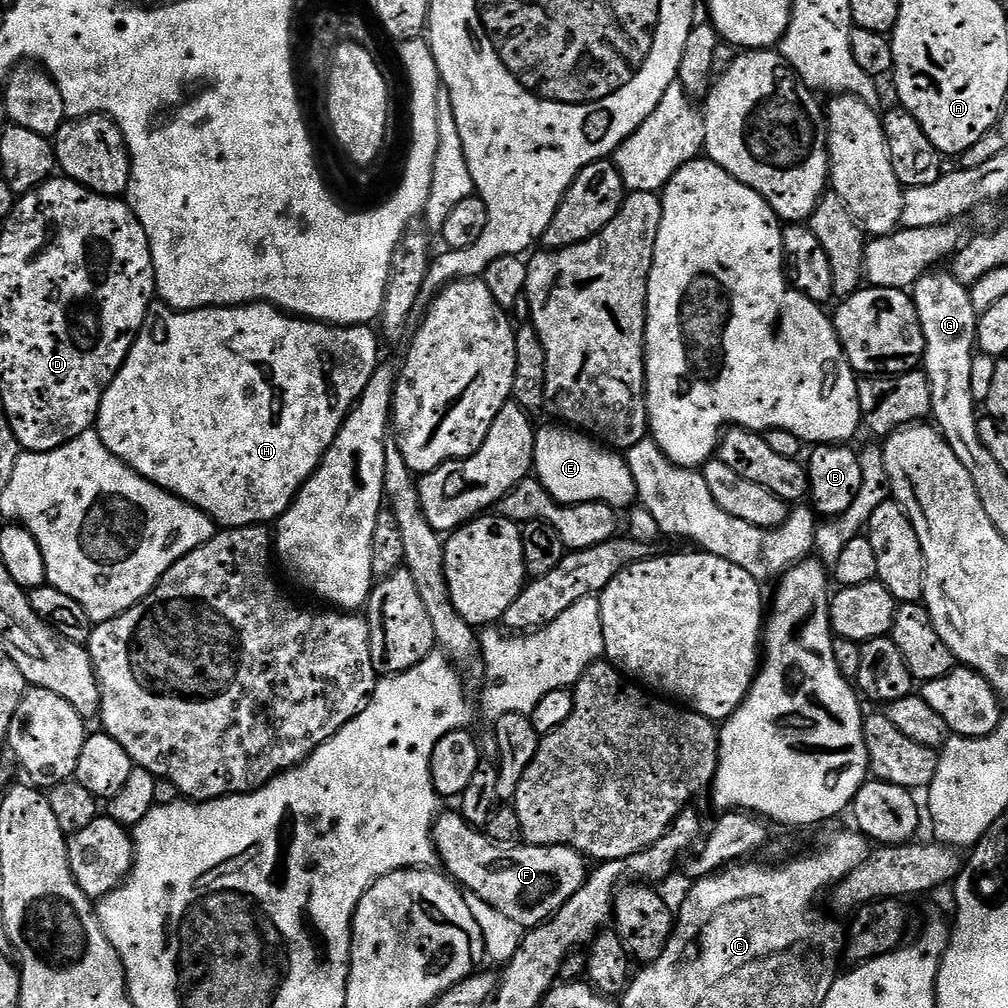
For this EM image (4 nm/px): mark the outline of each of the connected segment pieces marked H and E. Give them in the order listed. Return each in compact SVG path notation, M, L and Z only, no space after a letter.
M154 302L154 303L152 303L152 305L151 305L151 306L149 306L149 308L148 308L148 313L147 313L147 314L146 314L146 318L145 318L145 319L144 319L144 321L143 321L143 322L142 322L142 330L141 330L141 331L140 331L140 333L138 333L138 334L137 334L137 335L136 335L136 340L135 340L135 341L134 341L134 343L132 343L132 349L130 349L130 351L129 351L129 352L128 352L128 356L127 356L127 357L126 357L126 359L124 359L124 365L122 365L122 366L121 366L121 368L120 368L120 369L119 369L119 370L118 370L118 374L117 374L117 375L116 375L116 377L114 377L114 378L113 378L113 379L112 379L112 384L111 384L111 385L110 385L110 387L108 387L108 388L105 388L105 389L104 389L104 397L103 397L103 398L102 398L102 402L101 402L101 403L100 403L100 409L99 409L99 410L98 410L98 414L97 414L97 415L96 415L96 422L95 422L95 425L94 425L94 431L95 431L95 432L96 432L96 433L98 433L98 435L99 435L99 436L100 436L100 437L101 437L101 438L102 438L102 442L103 442L103 443L104 443L104 445L106 445L106 447L107 447L107 448L109 448L109 450L111 450L111 451L112 451L112 453L114 453L114 454L115 454L115 455L116 455L116 456L117 456L117 457L118 457L118 458L119 458L119 459L120 459L120 460L121 460L121 462L122 462L122 463L124 463L124 464L129 464L129 465L130 465L130 466L131 466L131 468L132 468L132 469L134 469L134 470L135 470L135 471L136 471L136 473L138 473L138 475L139 475L139 476L144 476L144 477L146 477L146 479L147 479L147 480L149 480L149 481L150 481L150 482L154 482L154 483L155 483L155 484L157 484L157 486L159 486L159 488L165 488L165 489L166 489L166 490L167 490L167 492L169 492L169 493L170 493L170 494L174 494L174 495L175 495L175 496L177 496L177 497L178 497L178 499L179 499L179 500L184 500L184 501L186 501L186 502L187 502L187 504L192 504L192 505L193 505L193 506L195 506L195 507L196 507L196 508L197 508L197 509L198 509L198 510L202 510L202 511L203 511L203 512L205 512L205 514L207 514L207 516L208 516L208 517L210 517L210 518L211 518L211 520L212 520L212 522L213 522L213 524L215 524L215 525L217 525L217 526L219 526L219 527L220 527L220 528L221 528L221 529L225 529L225 528L245 528L245 527L246 527L246 526L250 526L250 525L251 525L251 524L259 524L259 525L261 525L261 526L268 526L268 525L271 525L271 524L272 524L272 523L273 523L273 522L275 522L275 521L277 521L277 520L279 520L279 519L280 519L280 517L281 517L281 516L283 516L283 515L284 515L284 513L285 513L285 512L287 512L287 511L288 511L288 508L289 508L289 506L291 506L291 504L292 504L292 501L293 501L293 500L295 500L295 498L296 498L296 494L297 494L297 492L299 492L299 491L300 491L300 489L301 489L301 488L303 488L303 486L304 486L304 483L306 483L306 481L308 481L308 479L309 479L309 478L310 478L310 477L311 477L311 476L312 476L312 473L313 473L313 472L315 472L315 471L316 471L316 468L317 468L317 467L318 467L318 465L320 465L320 462L321 462L321 460L323 460L323 458L324 458L324 455L326 455L326 454L327 454L327 452L328 452L328 447L330 447L330 445L331 445L331 444L332 444L332 443L333 443L333 442L334 442L334 438L335 438L335 437L336 437L336 435L337 435L337 434L338 434L338 430L339 430L339 429L340 429L340 427L342 427L342 425L343 425L343 424L344 424L344 420L345 420L345 419L346 419L346 417L347 417L347 416L348 416L348 413L349 413L349 412L351 412L351 411L352 411L352 409L353 409L353 408L355 408L355 406L356 406L356 401L357 401L357 400L359 400L359 398L360 398L360 395L361 395L361 394L362 394L362 390L366 390L366 382L370 382L370 378L371 378L371 377L372 377L372 375L373 375L373 374L374 374L374 370L375 370L375 369L376 369L376 366L377 366L377 364L379 364L379 363L381 363L381 360L382 360L382 356L380 356L380 344L381 344L381 341L380 341L380 340L379 340L379 339L378 339L378 336L377 336L377 340L378 340L378 341L376 341L376 336L375 336L375 334L374 334L374 333L372 333L372 332L371 332L371 331L372 331L372 330L373 330L373 329L372 329L372 328L371 328L371 327L369 327L369 325L367 325L367 324L323 324L323 322L321 322L321 320L305 320L305 319L303 319L303 318L301 318L301 317L299 317L299 316L294 316L294 315L291 315L291 314L289 314L289 313L286 313L286 312L281 312L281 311L280 311L280 309L278 309L278 308L276 308L276 307L275 307L275 306L273 306L273 305L272 305L272 304L240 304L240 305L239 305L239 306L238 306L238 307L237 307L237 308L195 308L195 309L194 309L194 311L193 311L193 312L178 312L178 311L176 311L176 309L174 309L174 308L169 308L169 307L168 307L168 305L167 305L167 304L165 304L165 303L163 303L163 302Z
M571 427L536 428L534 442L535 479L552 495L558 504L585 504L609 499L617 510L628 510L637 503L634 474L630 474L627 459L619 451L613 450L593 437Z

